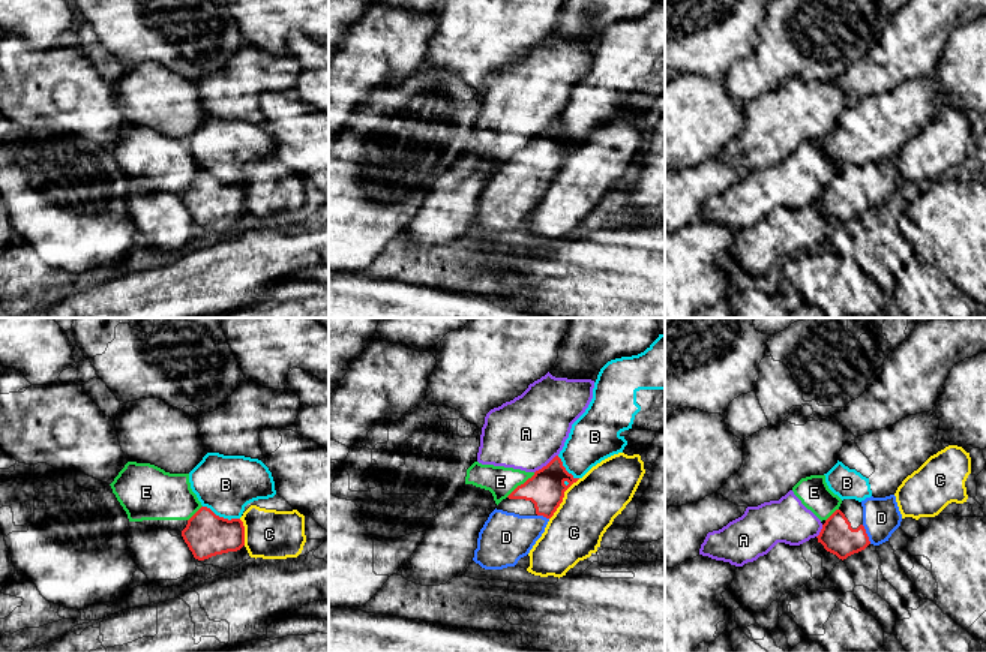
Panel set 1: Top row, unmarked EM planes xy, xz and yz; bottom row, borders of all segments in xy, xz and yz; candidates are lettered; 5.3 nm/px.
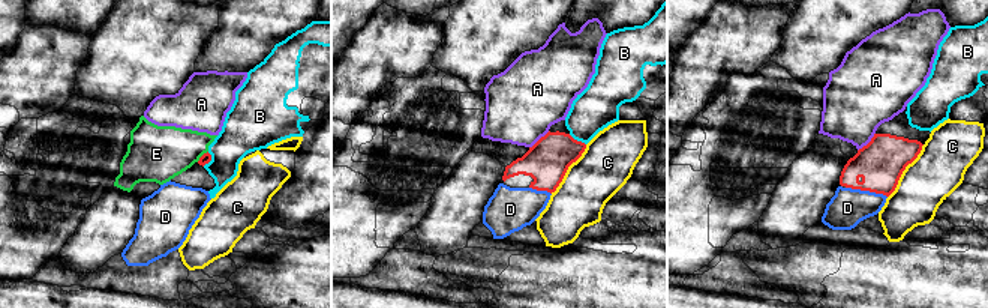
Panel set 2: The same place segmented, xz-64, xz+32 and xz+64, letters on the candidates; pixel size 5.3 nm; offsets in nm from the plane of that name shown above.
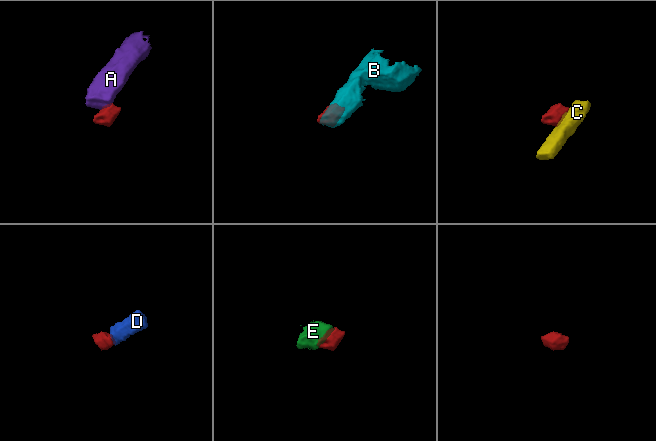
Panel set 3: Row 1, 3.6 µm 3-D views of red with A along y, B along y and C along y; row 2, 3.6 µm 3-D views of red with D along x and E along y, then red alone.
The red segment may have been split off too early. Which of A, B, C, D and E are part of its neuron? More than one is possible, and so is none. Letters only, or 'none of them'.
D

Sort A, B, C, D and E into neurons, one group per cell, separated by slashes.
A E / B / C / D

